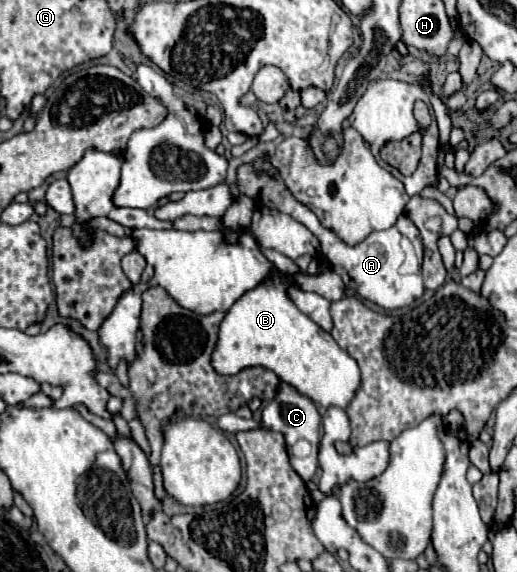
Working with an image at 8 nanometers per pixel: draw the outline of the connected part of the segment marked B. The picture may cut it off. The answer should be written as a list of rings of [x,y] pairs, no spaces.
[[[271,278],[239,298],[221,322],[219,342],[213,352],[213,368],[219,374],[237,374],[247,366],[273,370],[283,382],[295,386],[315,404],[345,408],[361,382],[361,370],[329,332],[305,316],[287,296],[287,282]]]

